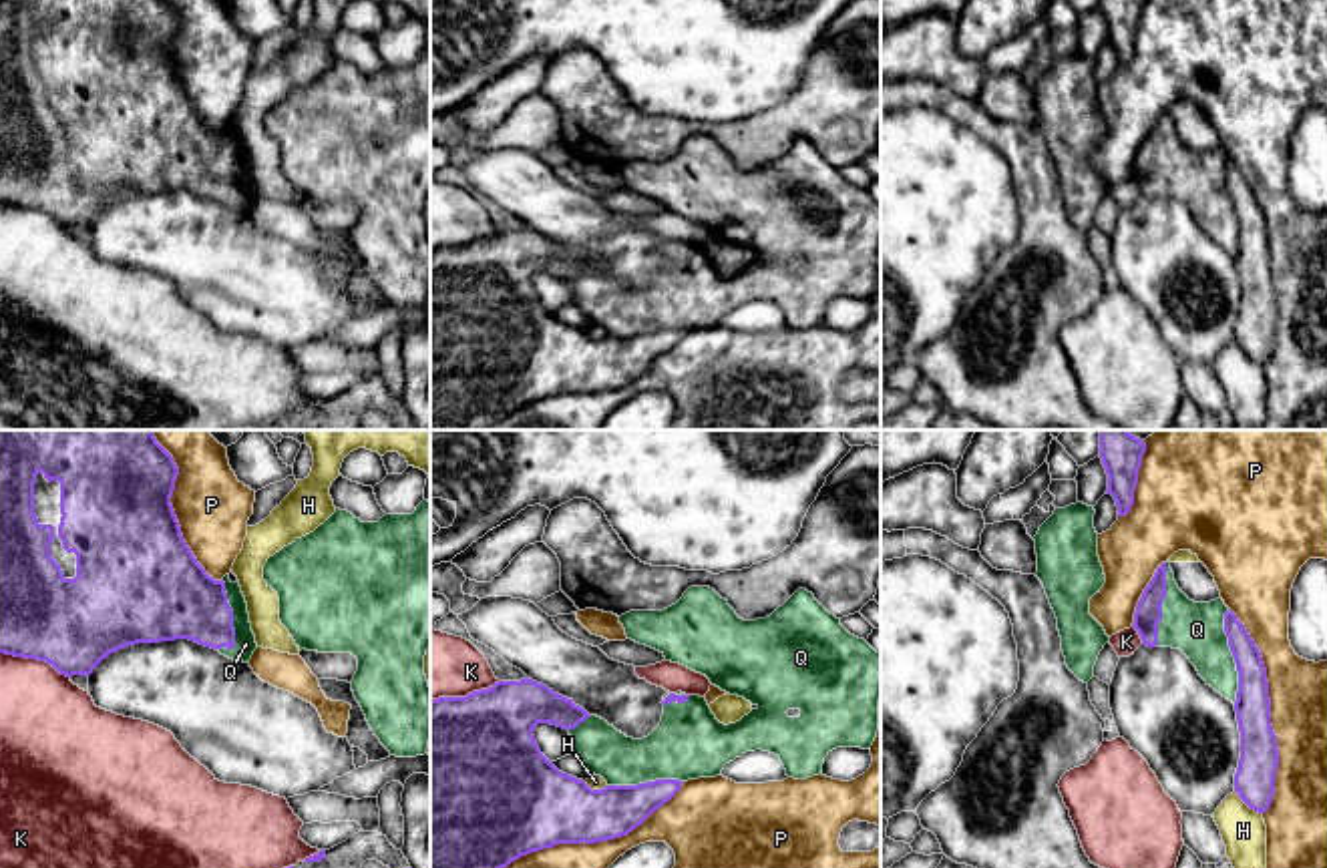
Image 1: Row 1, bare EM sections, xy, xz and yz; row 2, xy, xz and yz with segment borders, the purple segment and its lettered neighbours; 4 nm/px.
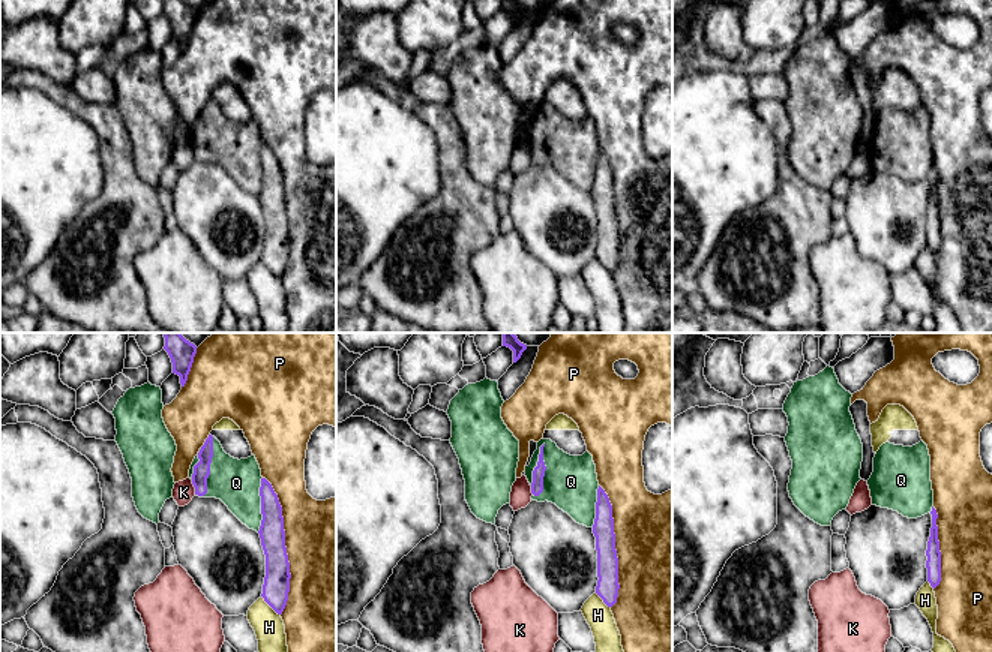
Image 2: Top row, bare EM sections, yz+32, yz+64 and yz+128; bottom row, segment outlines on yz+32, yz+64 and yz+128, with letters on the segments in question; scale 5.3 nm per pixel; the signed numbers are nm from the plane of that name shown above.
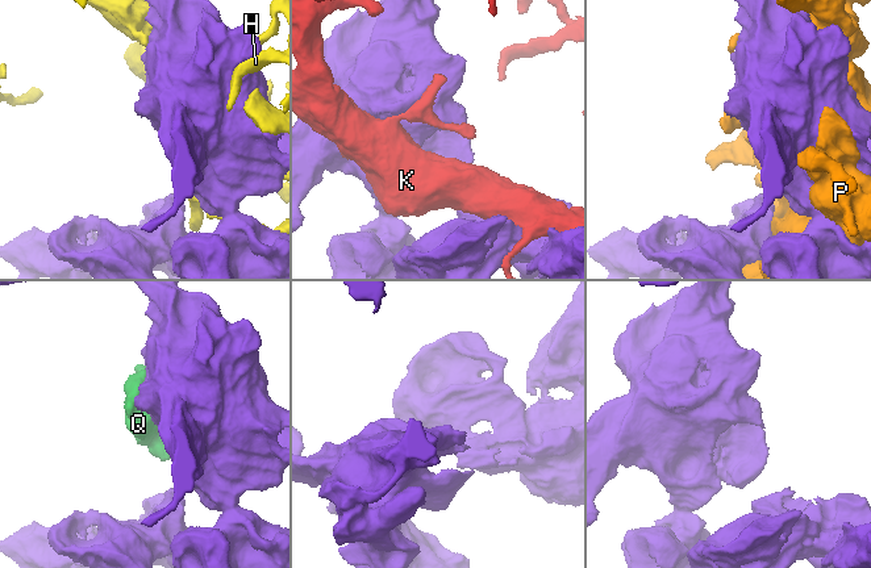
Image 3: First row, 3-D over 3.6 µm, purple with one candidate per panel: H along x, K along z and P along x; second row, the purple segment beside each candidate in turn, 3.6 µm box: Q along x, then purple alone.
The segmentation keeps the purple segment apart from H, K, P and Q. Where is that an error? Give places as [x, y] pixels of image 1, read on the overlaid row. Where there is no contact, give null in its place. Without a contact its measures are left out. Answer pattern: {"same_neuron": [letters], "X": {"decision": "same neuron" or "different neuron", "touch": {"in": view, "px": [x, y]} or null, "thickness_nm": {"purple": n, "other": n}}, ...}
{"same_neuron": ["Q"], "H": {"decision": "different neuron", "touch": {"in": "yz", "px": [1247, 804]}, "thickness_nm": {"purple": 160, "other": 180}}, "K": {"decision": "different neuron", "touch": {"in": "xy", "px": [35, 658]}, "thickness_nm": {"purple": 360, "other": 360}}, "P": {"decision": "different neuron", "touch": {"in": "yz", "px": [1269, 712]}, "thickness_nm": {"purple": 160, "other": 240}}, "Q": {"decision": "same neuron", "touch": {"in": "yz", "px": [1233, 656]}, "thickness_nm": {"purple": 140, "other": 220}}}

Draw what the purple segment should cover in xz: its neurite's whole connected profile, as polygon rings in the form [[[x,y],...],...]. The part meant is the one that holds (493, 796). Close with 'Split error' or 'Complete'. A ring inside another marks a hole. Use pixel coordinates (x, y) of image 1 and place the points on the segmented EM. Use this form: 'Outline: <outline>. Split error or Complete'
Outline: [[[690,587],[676,605],[629,611],[619,623],[627,639],[706,675],[754,709],[724,725],[706,697],[668,691],[659,725],[647,737],[633,739],[529,677],[497,681],[466,697],[430,699],[430,868],[507,868],[557,844],[615,840],[641,826],[684,782],[716,778],[746,751],[770,751],[788,778],[806,780],[822,774],[832,749],[871,749],[877,737],[881,653],[850,635],[806,589],[798,589],[770,617],[744,621],[714,589]],[[537,723],[567,729],[573,755],[607,786],[591,790],[559,772],[535,741]]]. Split error

